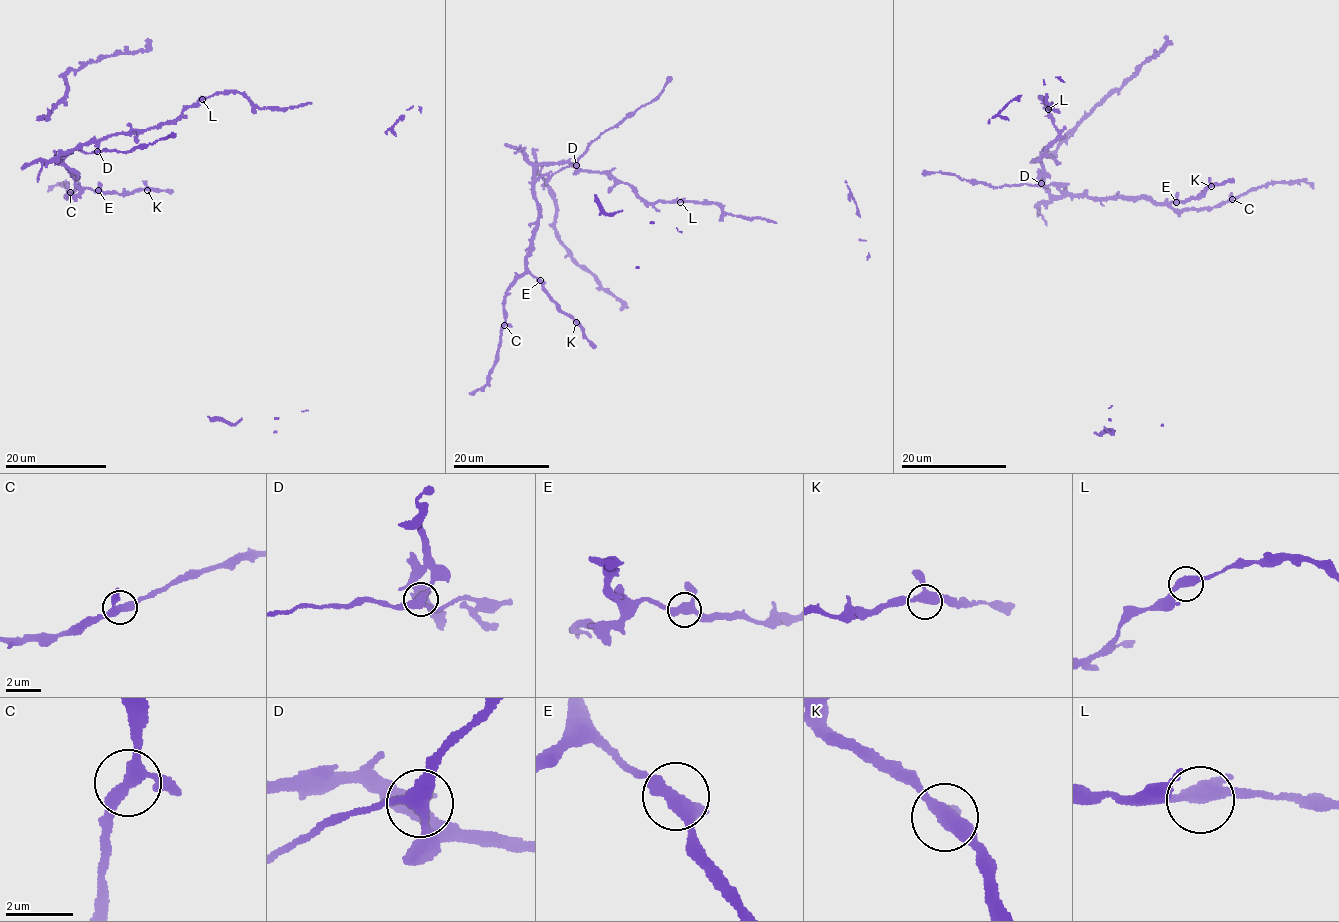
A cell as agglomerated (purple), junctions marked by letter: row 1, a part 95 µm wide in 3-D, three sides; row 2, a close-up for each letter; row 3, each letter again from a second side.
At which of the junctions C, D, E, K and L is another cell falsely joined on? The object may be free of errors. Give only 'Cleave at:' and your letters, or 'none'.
Cleave at: D

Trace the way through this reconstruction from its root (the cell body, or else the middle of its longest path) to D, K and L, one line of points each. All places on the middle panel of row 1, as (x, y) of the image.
D: (621, 183), (606, 173), (583, 171), (576, 166)
K: (621, 183), (606, 173), (574, 166), (540, 177), (534, 183), (539, 225), (527, 270), (576, 322)
L: (621, 183), (626, 182), (649, 202), (680, 202)

